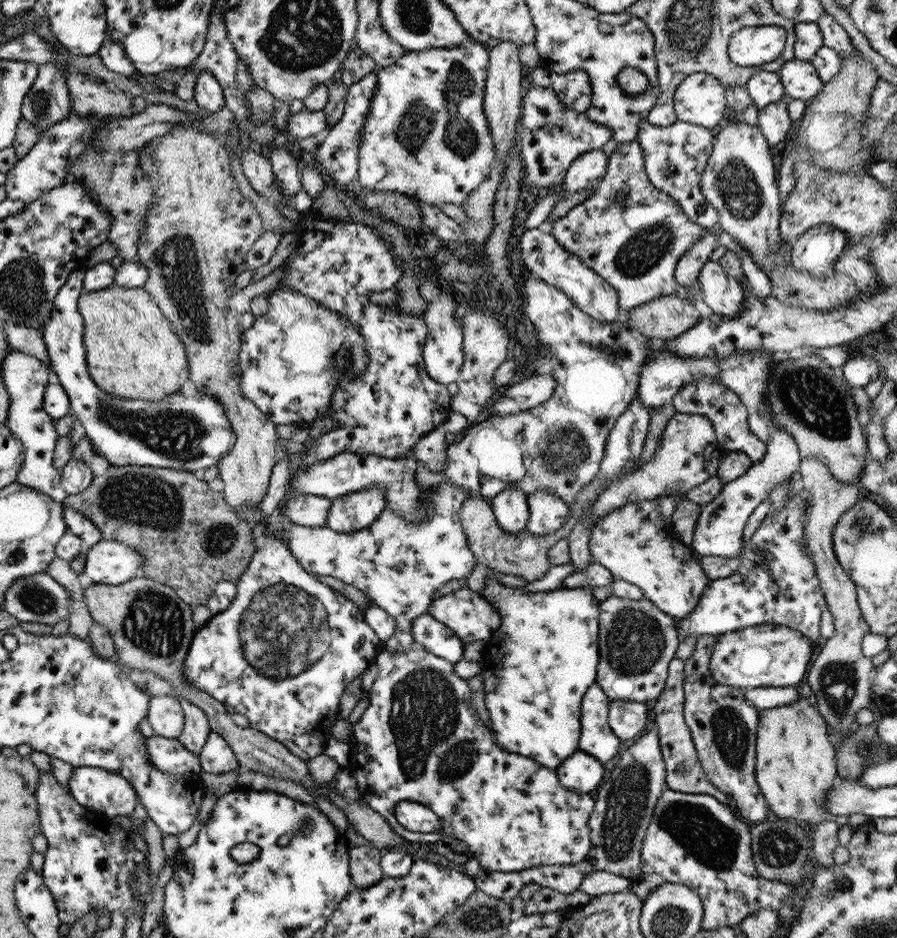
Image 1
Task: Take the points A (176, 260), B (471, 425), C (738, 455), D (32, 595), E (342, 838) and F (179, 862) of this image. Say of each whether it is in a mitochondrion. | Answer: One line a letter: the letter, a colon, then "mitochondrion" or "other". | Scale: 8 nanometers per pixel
A: mitochondrion
B: other
C: other
D: mitochondrion
E: other
F: other

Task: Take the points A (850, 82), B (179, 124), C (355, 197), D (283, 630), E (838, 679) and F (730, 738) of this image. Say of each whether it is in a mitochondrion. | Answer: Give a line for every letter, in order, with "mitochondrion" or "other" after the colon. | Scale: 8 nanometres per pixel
A: other
B: other
C: other
D: mitochondrion
E: mitochondrion
F: mitochondrion

